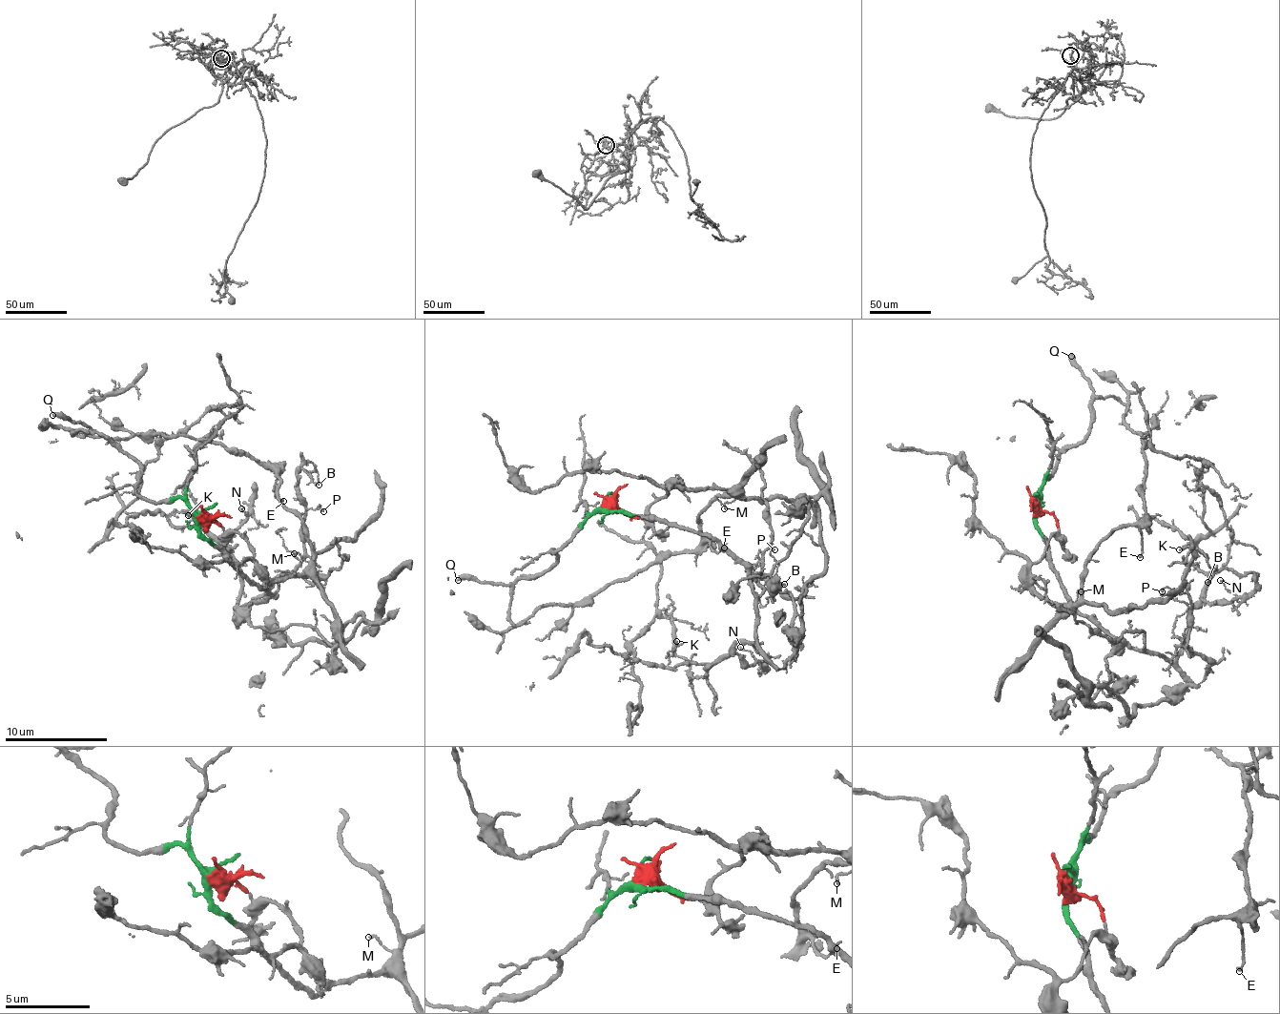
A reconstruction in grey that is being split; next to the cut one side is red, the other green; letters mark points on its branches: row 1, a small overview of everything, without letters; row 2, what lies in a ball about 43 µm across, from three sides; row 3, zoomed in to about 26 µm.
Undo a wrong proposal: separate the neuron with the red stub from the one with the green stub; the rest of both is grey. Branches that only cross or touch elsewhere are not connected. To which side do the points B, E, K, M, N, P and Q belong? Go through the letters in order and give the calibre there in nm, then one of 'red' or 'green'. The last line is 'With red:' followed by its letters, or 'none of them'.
B: 100 nm thick; green
E: 130 nm thick; red
K: 110 nm thick; green
M: 110 nm thick; red
N: 110 nm thick; green
P: 140 nm thick; green
Q: 400 nm thick; green
With red: E, M

